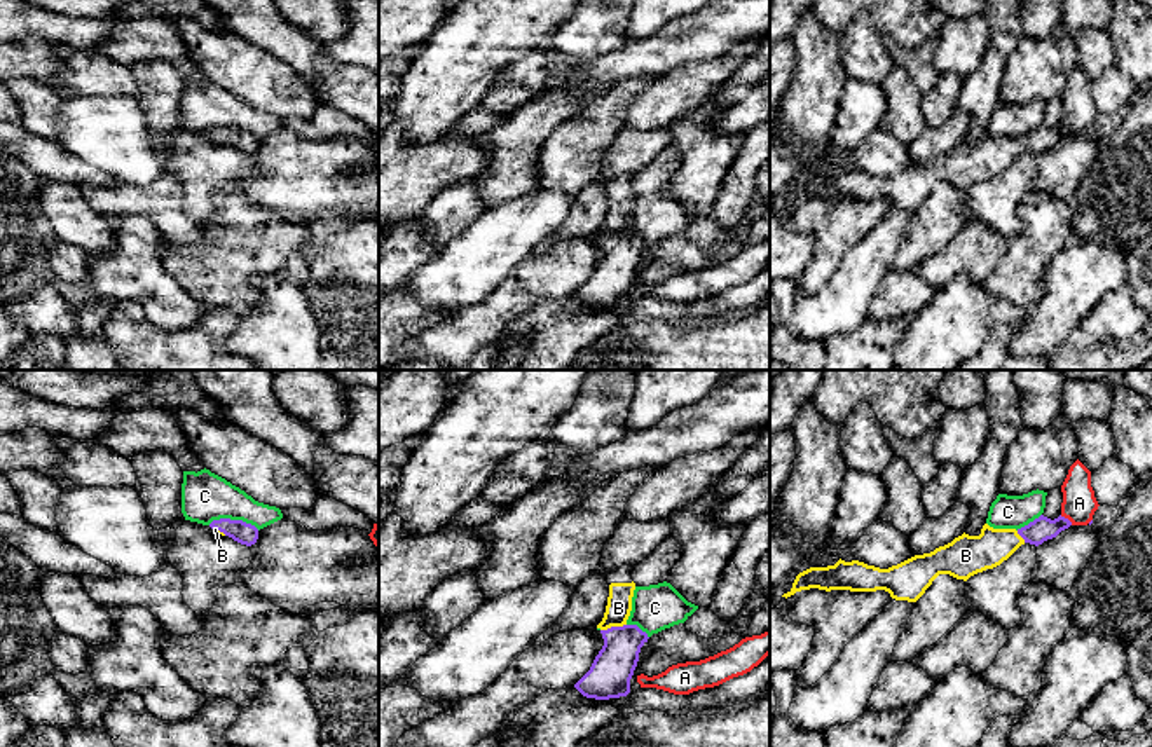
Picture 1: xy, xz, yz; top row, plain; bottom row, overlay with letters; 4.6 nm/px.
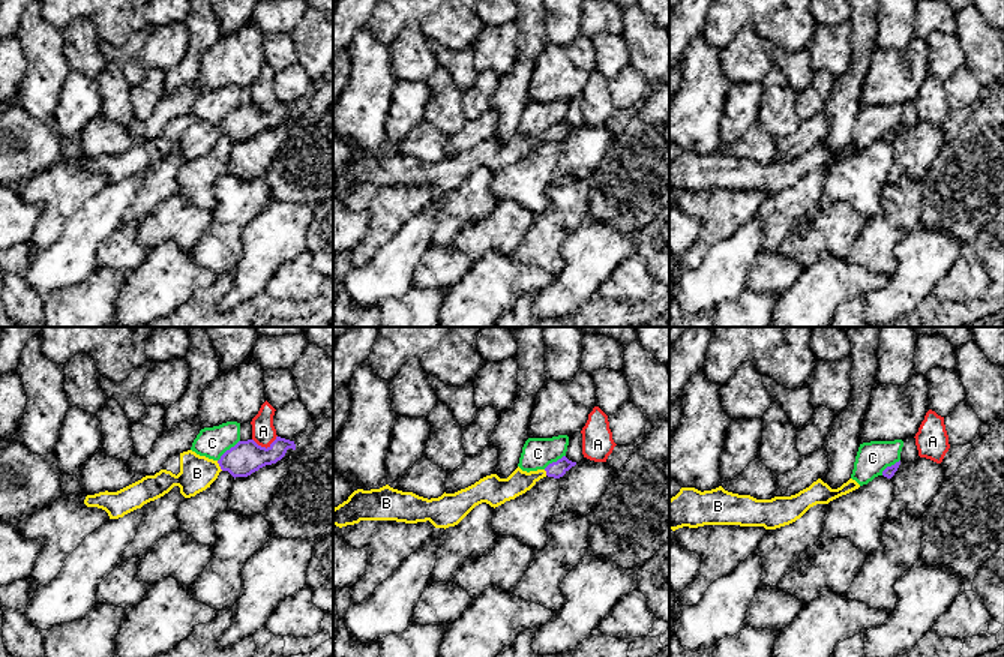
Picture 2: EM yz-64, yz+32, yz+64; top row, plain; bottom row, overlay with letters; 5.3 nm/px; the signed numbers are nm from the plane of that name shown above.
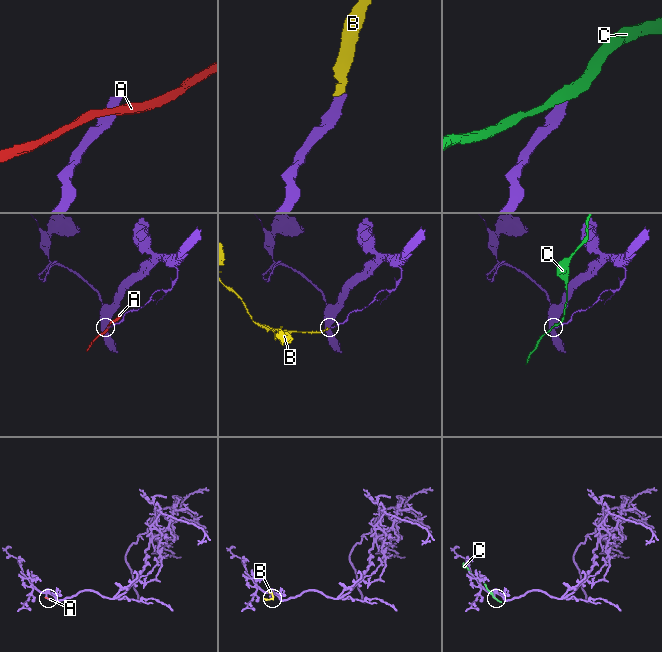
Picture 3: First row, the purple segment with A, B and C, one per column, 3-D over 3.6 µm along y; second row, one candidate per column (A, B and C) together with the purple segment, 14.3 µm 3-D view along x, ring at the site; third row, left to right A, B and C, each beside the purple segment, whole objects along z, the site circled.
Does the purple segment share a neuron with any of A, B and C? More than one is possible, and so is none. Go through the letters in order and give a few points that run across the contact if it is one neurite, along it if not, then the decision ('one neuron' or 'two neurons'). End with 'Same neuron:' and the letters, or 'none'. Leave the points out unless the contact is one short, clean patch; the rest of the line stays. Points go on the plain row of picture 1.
A: yz (1060, 124), (1072, 133) | two neurons
B: xz (610, 285), (613, 276), (613, 236), (618, 217) | one neuron
C: xy (208, 133), (219, 128), (241, 128), (259, 138) | two neurons
Same neuron: B

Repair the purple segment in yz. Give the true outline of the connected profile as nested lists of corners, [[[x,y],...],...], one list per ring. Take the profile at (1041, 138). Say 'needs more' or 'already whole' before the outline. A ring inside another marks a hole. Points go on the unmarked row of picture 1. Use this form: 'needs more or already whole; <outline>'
needs more; [[[1040,124],[1021,138],[993,138],[983,134],[979,145],[962,143],[951,152],[936,157],[930,162],[915,164],[888,178],[867,175],[859,169],[838,169],[827,176],[810,176],[799,182],[792,197],[782,206],[796,201],[819,199],[850,199],[876,201],[885,199],[895,209],[916,211],[939,183],[950,183],[967,190],[970,185],[993,178],[1007,169],[1021,154],[1042,154],[1068,138],[1072,131],[1065,126],[1054,129]]]

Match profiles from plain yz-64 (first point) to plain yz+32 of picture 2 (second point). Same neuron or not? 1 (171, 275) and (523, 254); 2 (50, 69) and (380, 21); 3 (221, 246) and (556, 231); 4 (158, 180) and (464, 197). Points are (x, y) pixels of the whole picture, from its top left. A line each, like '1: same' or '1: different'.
1: different
2: different
3: same
4: same

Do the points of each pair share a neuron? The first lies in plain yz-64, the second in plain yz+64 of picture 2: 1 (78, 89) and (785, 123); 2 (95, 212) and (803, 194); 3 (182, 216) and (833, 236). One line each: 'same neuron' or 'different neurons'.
1: different neurons
2: different neurons
3: same neuron

